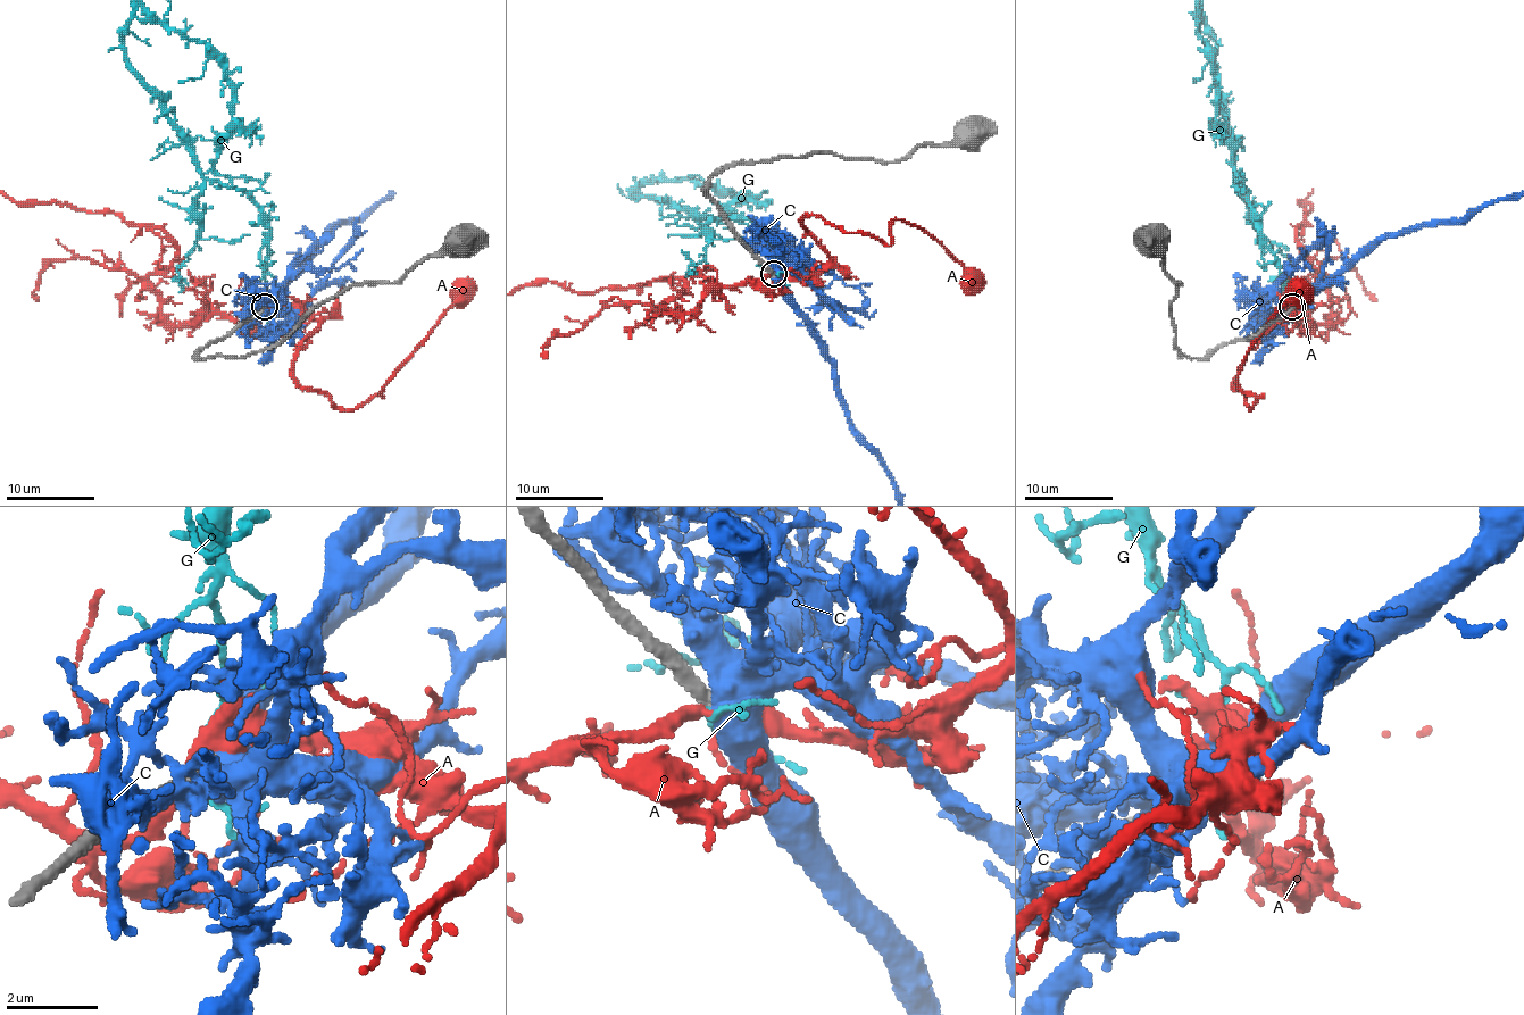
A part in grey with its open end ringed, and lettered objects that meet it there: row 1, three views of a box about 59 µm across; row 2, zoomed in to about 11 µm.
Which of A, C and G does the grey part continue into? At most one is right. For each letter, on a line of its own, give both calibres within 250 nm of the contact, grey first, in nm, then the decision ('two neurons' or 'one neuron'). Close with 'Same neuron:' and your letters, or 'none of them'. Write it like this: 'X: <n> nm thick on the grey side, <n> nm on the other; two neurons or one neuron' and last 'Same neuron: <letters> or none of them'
A: 280 nm thick on the grey side, 400 nm on the other; two neurons
C: 280 nm thick on the grey side, 600 nm on the other; one neuron
G: 280 nm thick on the grey side, 110 nm on the other; two neurons
Same neuron: C

